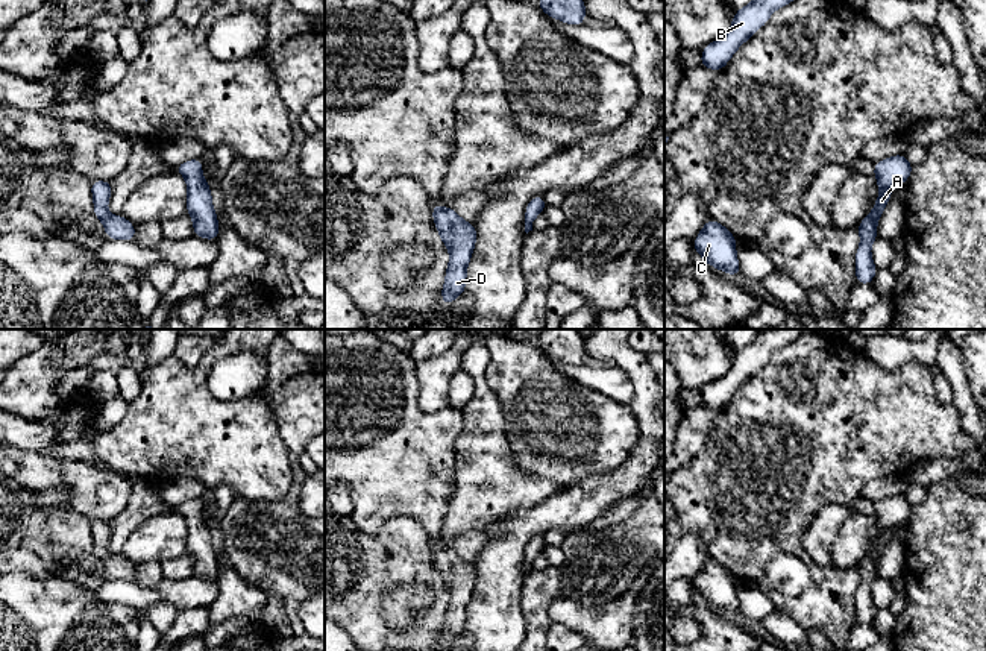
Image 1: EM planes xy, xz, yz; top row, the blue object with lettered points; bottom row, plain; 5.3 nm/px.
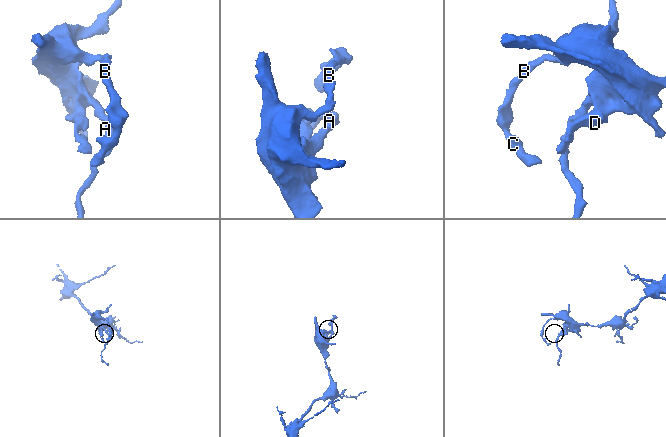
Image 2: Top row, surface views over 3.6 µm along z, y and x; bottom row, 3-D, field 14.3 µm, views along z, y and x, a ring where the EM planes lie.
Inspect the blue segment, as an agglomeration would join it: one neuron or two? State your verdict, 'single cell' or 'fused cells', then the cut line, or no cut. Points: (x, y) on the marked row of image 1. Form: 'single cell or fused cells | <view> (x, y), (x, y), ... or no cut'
single cell | no cut

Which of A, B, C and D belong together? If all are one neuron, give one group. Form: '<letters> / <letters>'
A B C D

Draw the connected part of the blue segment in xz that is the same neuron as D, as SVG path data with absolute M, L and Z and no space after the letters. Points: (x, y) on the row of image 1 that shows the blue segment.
M438 203L432 205L432 219L451 255L441 288L441 302L451 305L466 291L466 269L475 249L476 226L463 220L454 208L446 208Z

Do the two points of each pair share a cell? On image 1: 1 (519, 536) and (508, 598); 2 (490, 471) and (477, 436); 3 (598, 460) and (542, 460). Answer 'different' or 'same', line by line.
1: same
2: same
3: same

